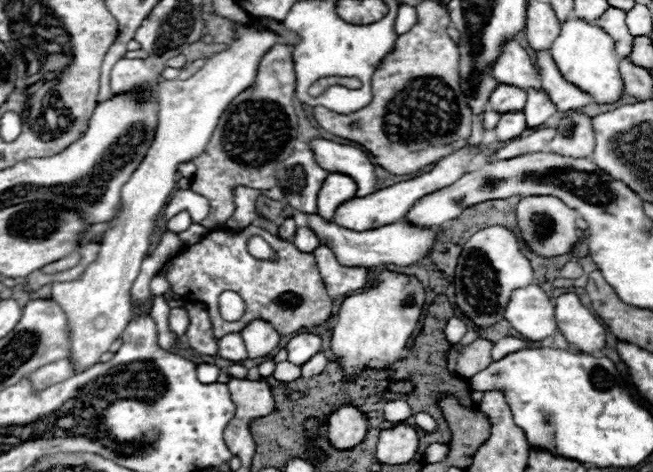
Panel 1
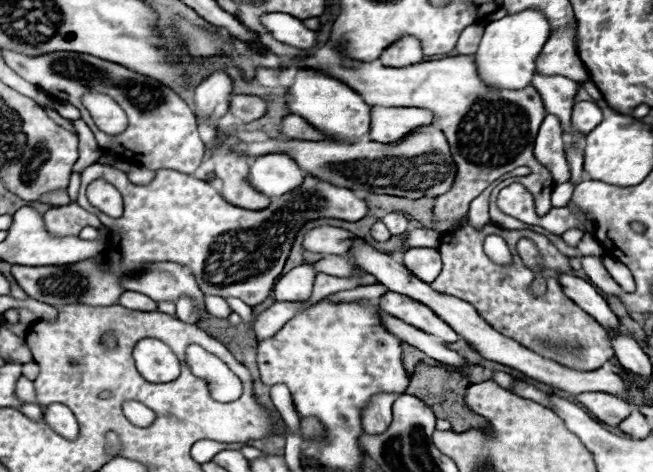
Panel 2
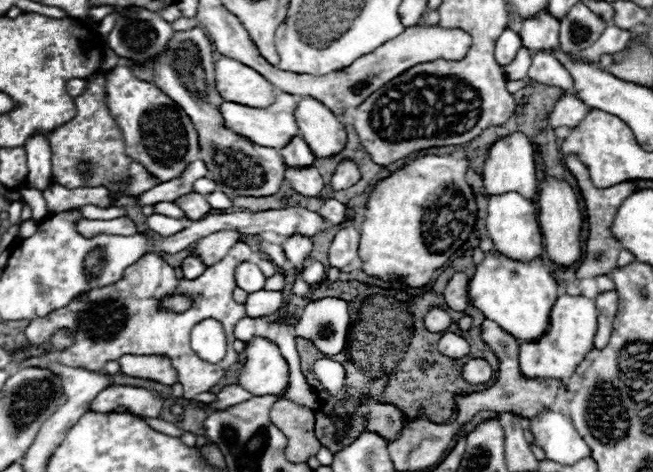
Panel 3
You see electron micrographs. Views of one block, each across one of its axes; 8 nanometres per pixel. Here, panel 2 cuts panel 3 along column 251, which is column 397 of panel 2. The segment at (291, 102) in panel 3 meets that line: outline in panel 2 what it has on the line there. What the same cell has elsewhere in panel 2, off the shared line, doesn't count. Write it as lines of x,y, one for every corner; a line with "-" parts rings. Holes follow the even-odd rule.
374,106
370,112
370,138
374,142
390,144
402,140
418,126
432,124
432,112
422,108
386,108

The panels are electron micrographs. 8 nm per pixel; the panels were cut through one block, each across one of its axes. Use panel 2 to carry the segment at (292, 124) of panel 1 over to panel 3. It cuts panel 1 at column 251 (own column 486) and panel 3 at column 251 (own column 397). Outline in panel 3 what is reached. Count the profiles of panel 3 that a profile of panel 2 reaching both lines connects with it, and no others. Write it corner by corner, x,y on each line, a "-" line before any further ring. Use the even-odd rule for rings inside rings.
220,58
216,62
216,90
226,102
252,108
266,108
274,104
278,94
278,90
262,74
232,58

